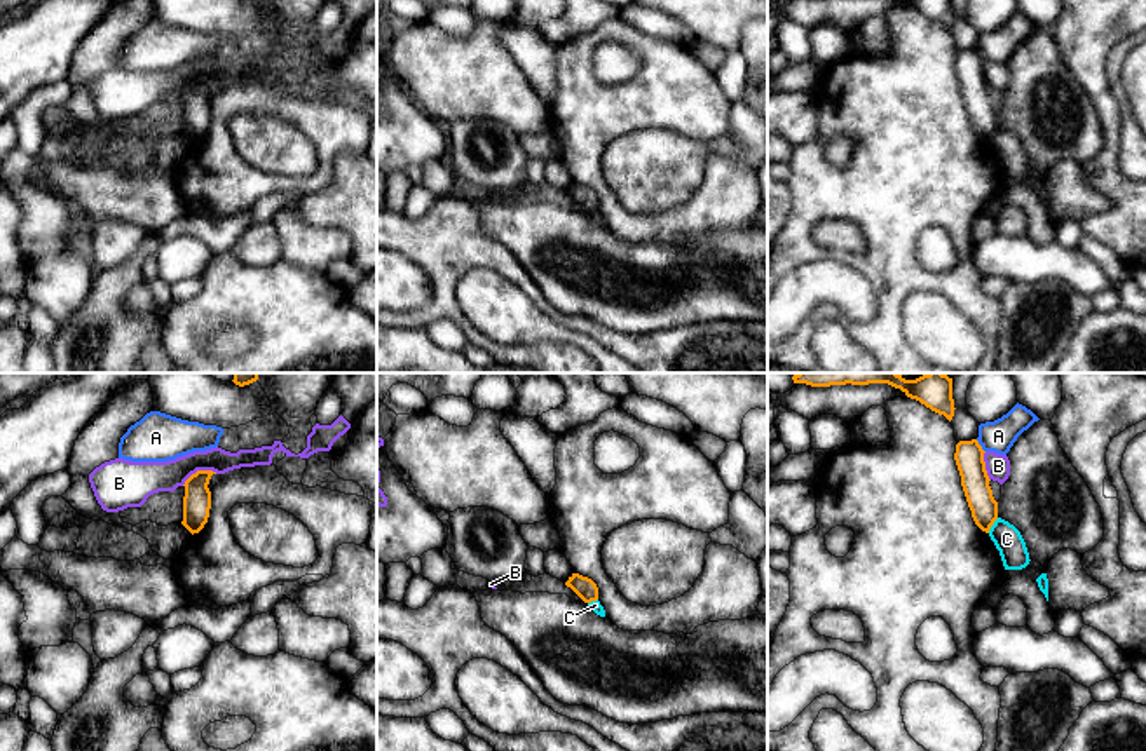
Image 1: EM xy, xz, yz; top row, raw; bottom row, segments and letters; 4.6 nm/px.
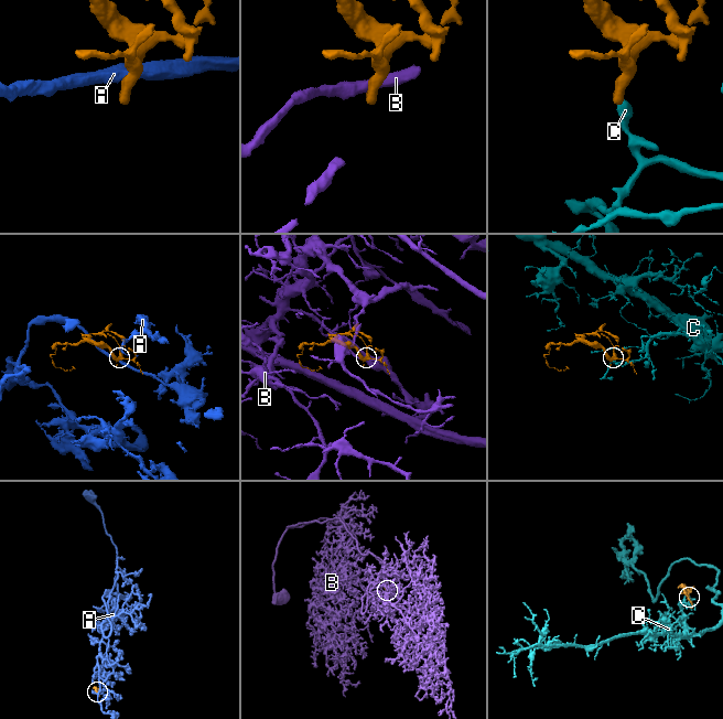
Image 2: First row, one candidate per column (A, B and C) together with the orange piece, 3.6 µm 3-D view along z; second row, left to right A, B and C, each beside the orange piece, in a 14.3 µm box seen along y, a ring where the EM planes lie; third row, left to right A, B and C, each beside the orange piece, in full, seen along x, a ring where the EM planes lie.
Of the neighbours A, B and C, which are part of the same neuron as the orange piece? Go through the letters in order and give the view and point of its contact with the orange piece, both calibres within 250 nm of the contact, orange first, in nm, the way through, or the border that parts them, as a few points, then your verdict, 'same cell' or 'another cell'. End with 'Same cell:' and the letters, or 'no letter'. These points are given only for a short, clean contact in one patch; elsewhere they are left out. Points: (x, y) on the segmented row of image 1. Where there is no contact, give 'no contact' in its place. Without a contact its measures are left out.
A: yz (981, 446) | 130/150 nm | along yz (975, 439), (984, 452) | another cell
B: xy (199, 471) | 130/160 nm | along xy (217, 473), (196, 471), (182, 485) | another cell
C: yz (993, 523) | 130/130 nm | along yz (998, 518), (988, 532) | another cell
Same cell: no letter

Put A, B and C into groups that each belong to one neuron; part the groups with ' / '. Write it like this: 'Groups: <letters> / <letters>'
Groups: A / B / C

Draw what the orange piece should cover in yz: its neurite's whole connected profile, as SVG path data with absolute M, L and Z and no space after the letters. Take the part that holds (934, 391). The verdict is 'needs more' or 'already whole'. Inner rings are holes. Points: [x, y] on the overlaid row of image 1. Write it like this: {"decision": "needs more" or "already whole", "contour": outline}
{"decision": "already whole", "contour": "M797 373L792 380L811 387L888 383L931 411L944 415L949 422L956 409L952 378L944 373L928 373L916 380L905 380L898 373Z"}

